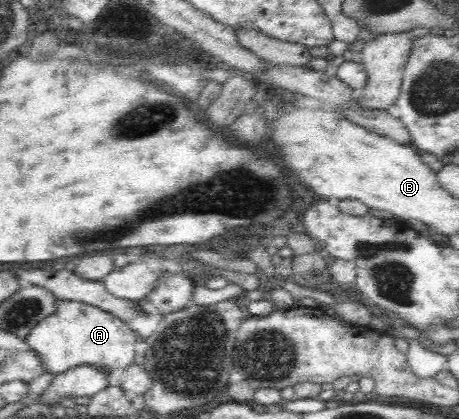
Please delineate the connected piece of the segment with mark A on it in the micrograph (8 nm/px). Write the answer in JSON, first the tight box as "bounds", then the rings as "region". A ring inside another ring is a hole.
{"bounds":[25,299,137,374],"region":[[[57,299],[55,306],[56,311],[37,323],[25,338],[28,347],[42,359],[47,372],[60,374],[85,365],[122,371],[134,361],[137,335],[115,315],[81,301]]]}

